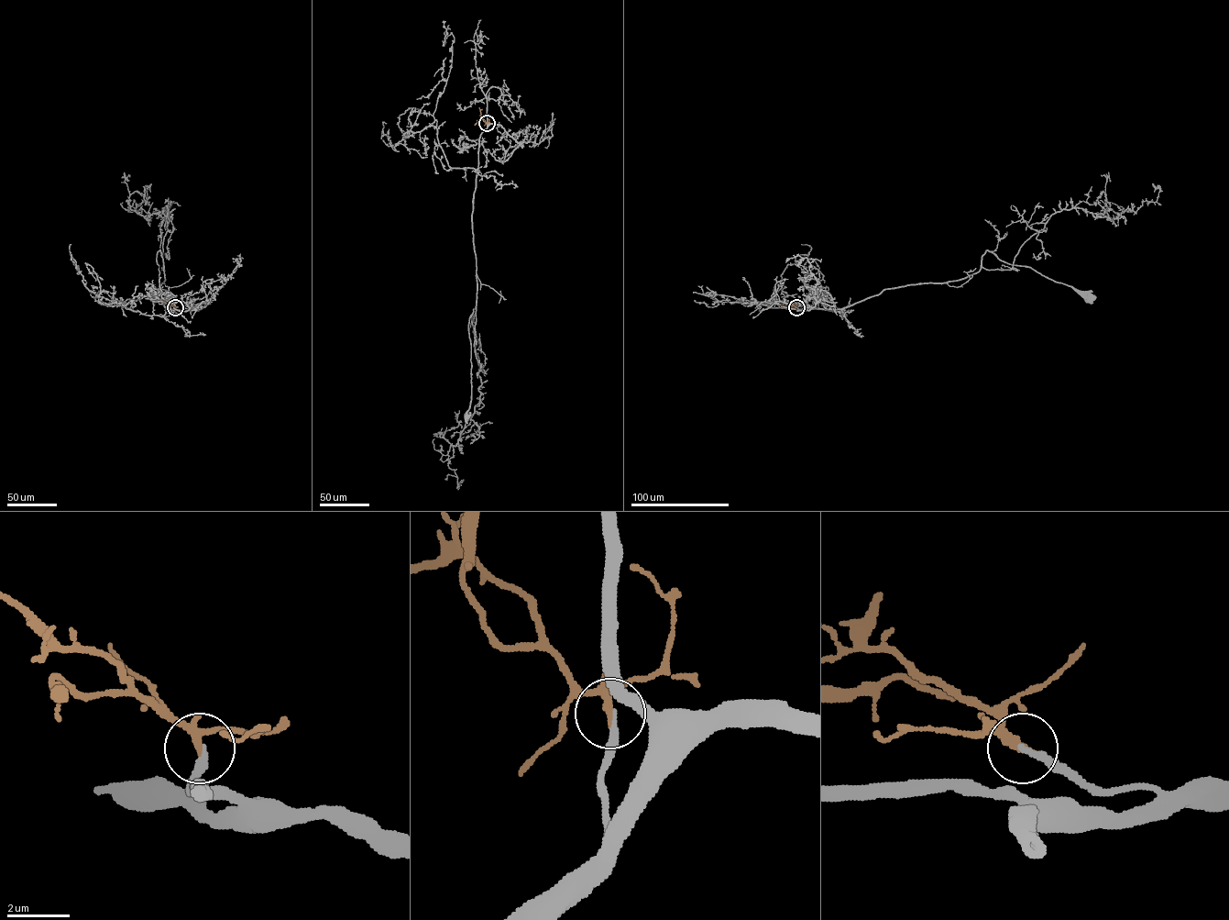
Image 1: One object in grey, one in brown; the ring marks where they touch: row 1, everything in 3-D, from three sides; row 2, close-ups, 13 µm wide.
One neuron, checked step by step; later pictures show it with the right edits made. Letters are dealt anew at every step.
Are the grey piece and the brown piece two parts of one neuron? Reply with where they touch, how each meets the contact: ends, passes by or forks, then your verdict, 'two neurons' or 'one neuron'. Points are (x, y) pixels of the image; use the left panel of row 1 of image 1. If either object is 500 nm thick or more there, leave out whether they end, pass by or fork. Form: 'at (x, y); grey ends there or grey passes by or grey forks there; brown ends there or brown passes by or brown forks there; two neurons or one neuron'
at (175, 307); grey ends there; brown forks there; one neuron

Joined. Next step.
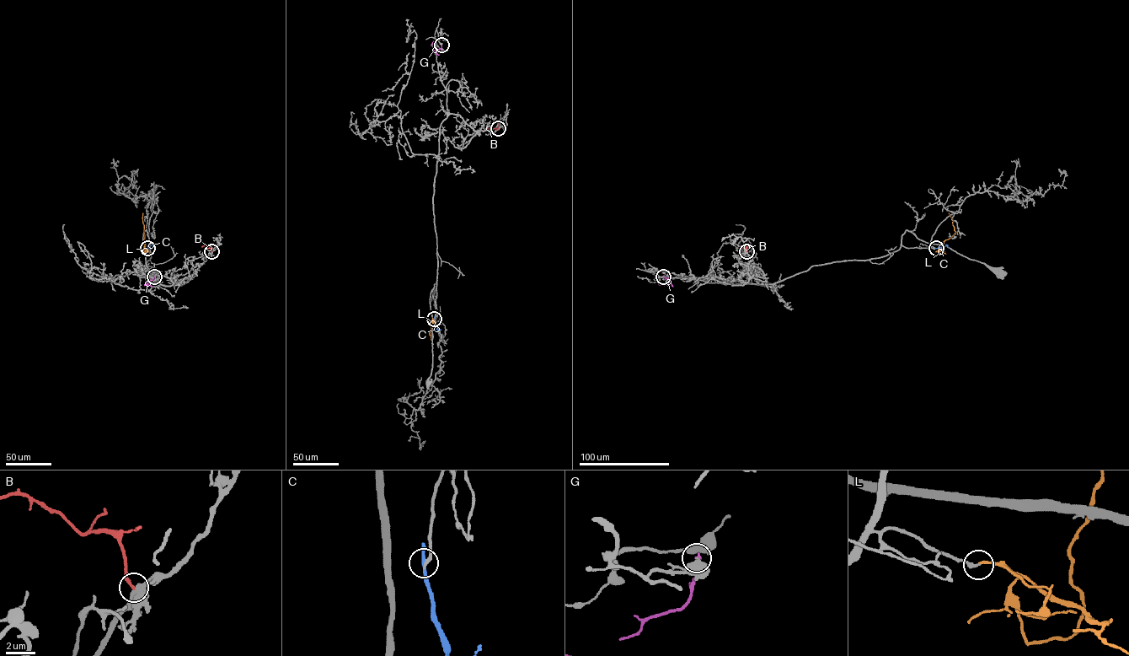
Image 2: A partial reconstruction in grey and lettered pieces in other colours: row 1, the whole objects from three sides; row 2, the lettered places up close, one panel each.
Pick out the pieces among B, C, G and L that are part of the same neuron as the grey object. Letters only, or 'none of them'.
G, L

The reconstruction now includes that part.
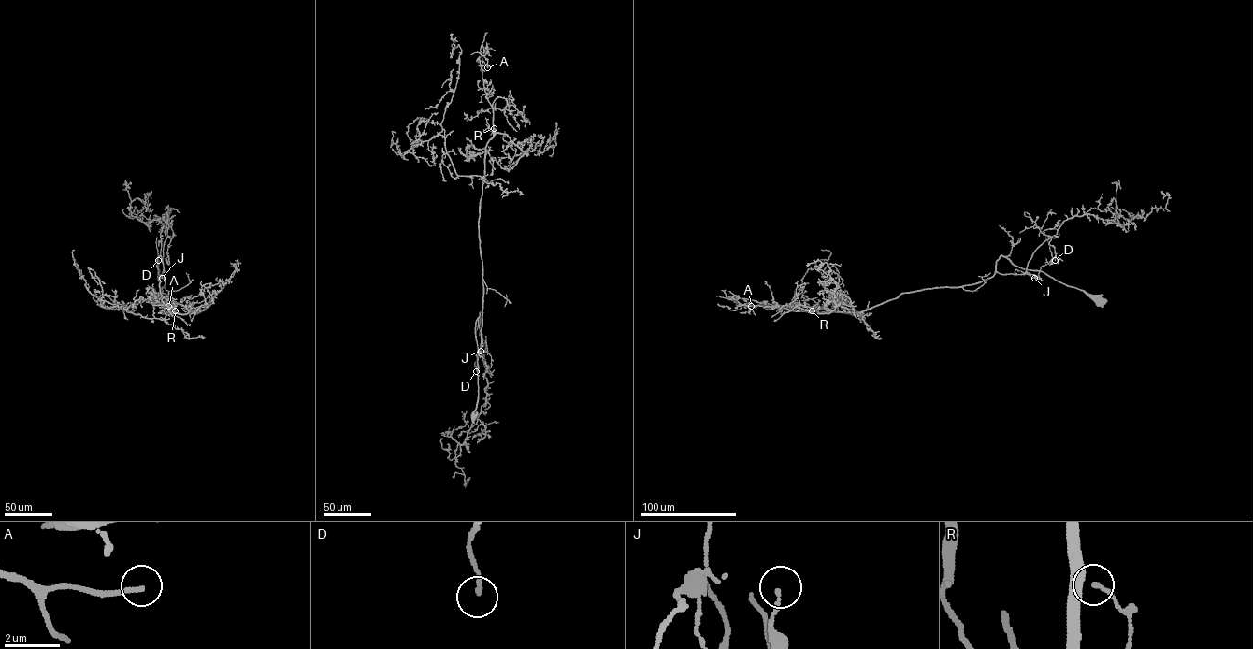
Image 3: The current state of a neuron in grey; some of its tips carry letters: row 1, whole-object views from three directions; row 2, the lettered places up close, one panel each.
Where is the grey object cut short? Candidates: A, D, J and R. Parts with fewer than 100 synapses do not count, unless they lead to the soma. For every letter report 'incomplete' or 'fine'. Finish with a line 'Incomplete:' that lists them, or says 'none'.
A: fine
D: fine
J: fine
R: fine
Incomplete: none

